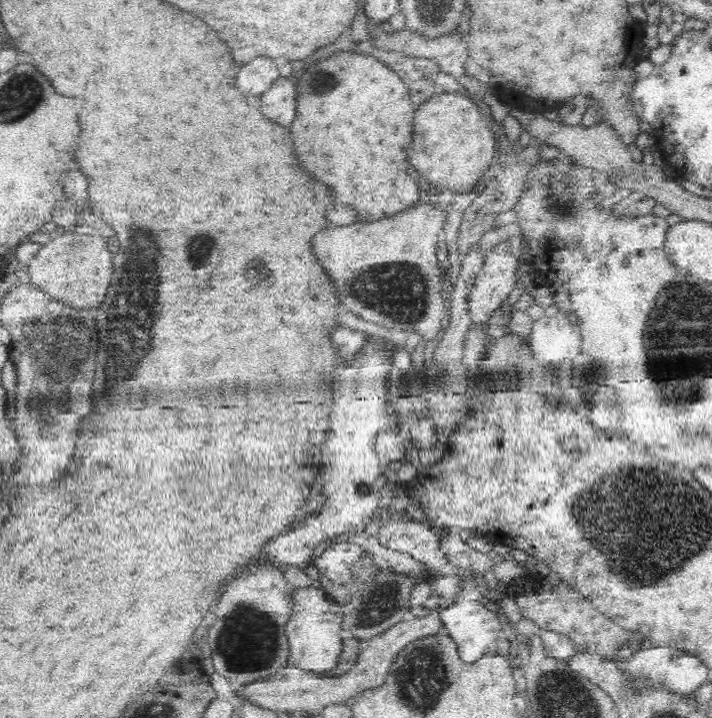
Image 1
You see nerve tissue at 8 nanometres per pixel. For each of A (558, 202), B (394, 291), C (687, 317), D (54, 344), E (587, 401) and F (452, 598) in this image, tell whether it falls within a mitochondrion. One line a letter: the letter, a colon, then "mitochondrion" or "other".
A: mitochondrion
B: mitochondrion
C: mitochondrion
D: mitochondrion
E: other
F: other

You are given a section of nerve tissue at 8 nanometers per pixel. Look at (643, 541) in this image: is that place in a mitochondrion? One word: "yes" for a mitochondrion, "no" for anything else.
yes

